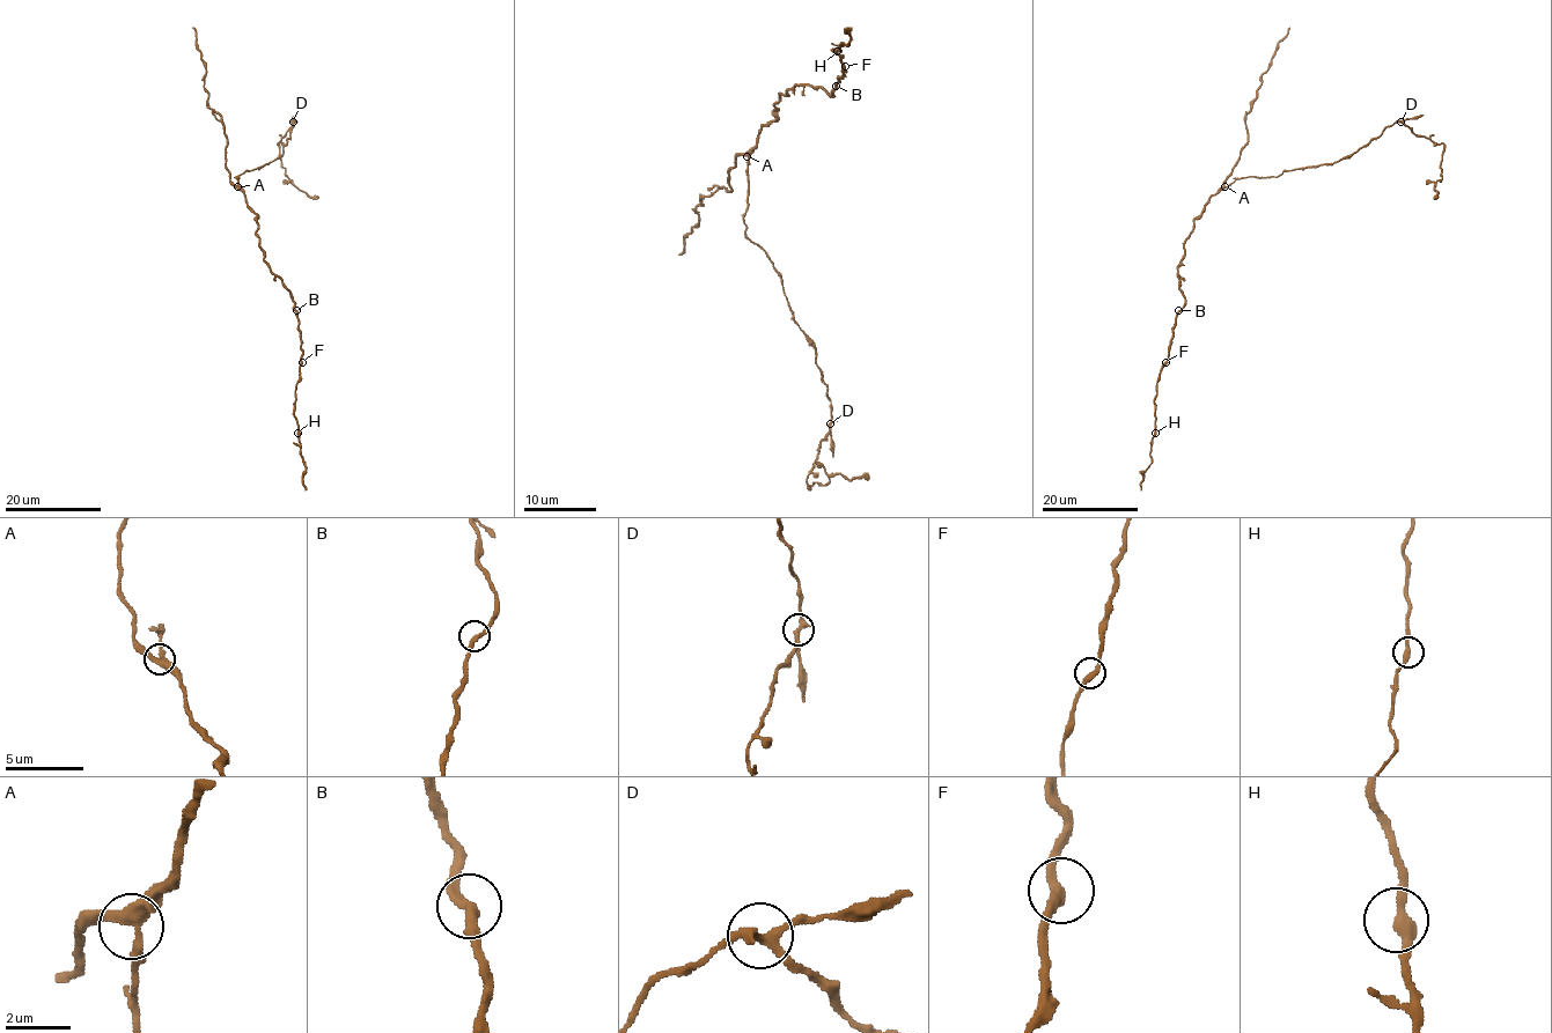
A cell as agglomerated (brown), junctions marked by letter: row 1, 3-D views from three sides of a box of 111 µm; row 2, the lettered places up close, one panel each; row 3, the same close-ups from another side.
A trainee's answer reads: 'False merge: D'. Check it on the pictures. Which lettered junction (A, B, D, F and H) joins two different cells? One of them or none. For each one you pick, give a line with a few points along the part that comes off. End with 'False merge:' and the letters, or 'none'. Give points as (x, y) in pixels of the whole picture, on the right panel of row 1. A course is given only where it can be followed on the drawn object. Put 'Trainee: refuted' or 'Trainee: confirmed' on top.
Trainee: confirmed
D: Course of the part to remove: (1400, 120), (1414, 134), (1442, 144), (1441, 179), (1434, 187), (1436, 197)
False merge: D

